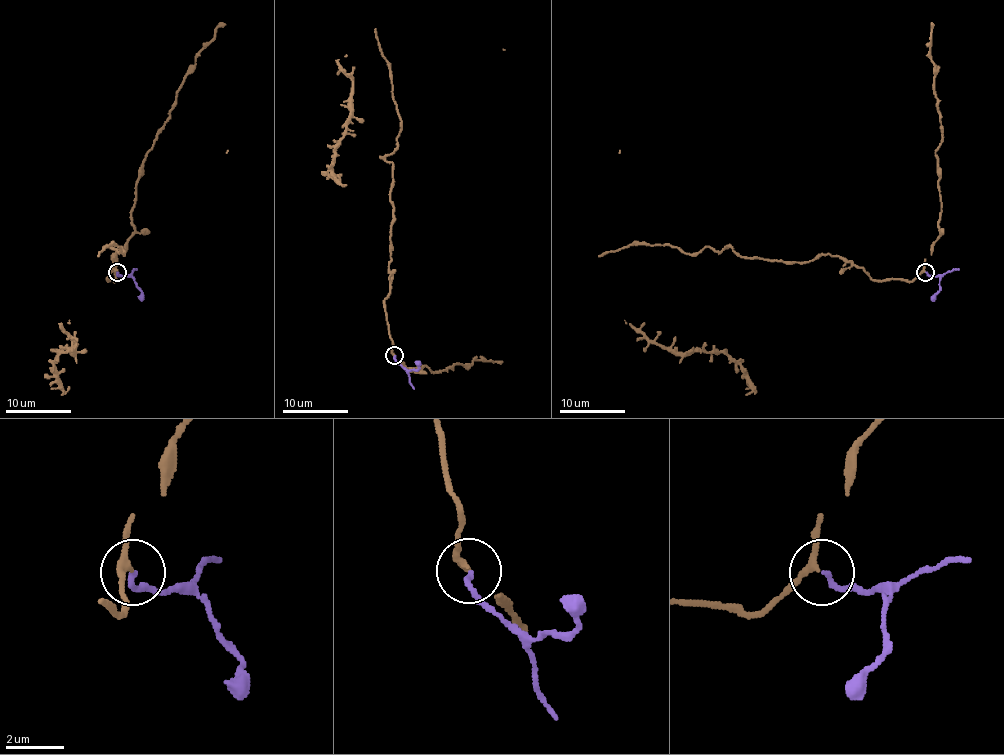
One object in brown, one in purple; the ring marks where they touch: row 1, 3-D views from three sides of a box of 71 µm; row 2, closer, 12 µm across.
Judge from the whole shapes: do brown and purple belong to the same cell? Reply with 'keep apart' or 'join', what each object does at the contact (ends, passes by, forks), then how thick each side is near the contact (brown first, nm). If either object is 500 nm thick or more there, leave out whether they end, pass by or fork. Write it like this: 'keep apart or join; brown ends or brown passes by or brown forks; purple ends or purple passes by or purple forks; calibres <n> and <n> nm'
join; brown passes by; purple ends; calibres 190 and 180 nm

